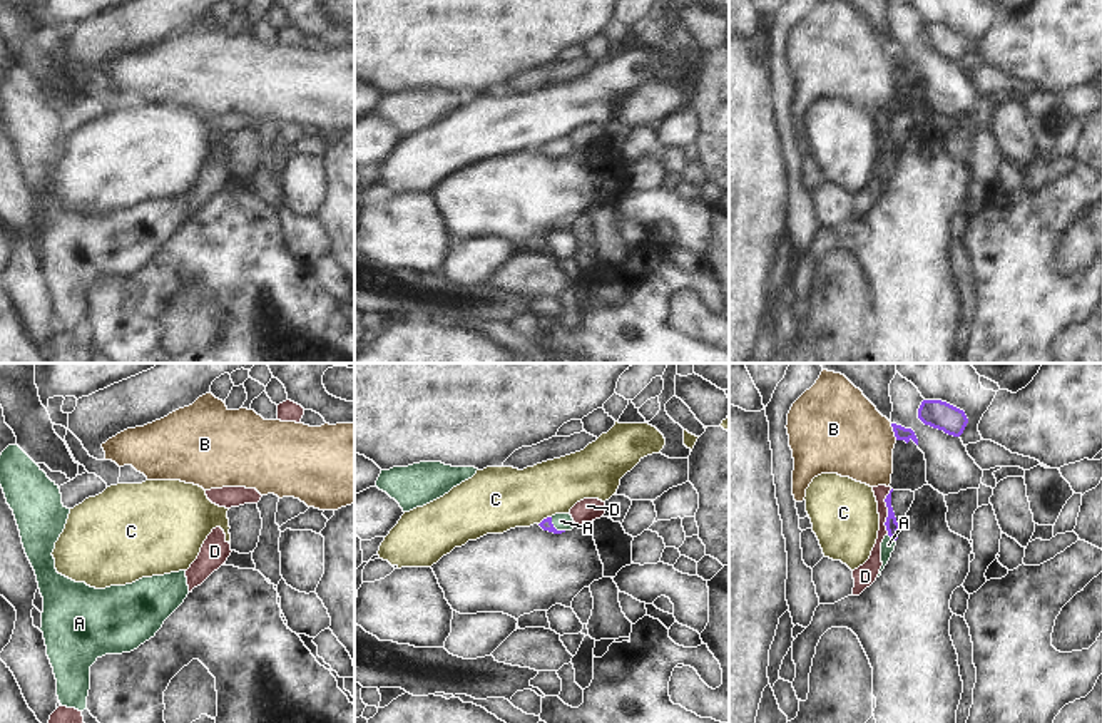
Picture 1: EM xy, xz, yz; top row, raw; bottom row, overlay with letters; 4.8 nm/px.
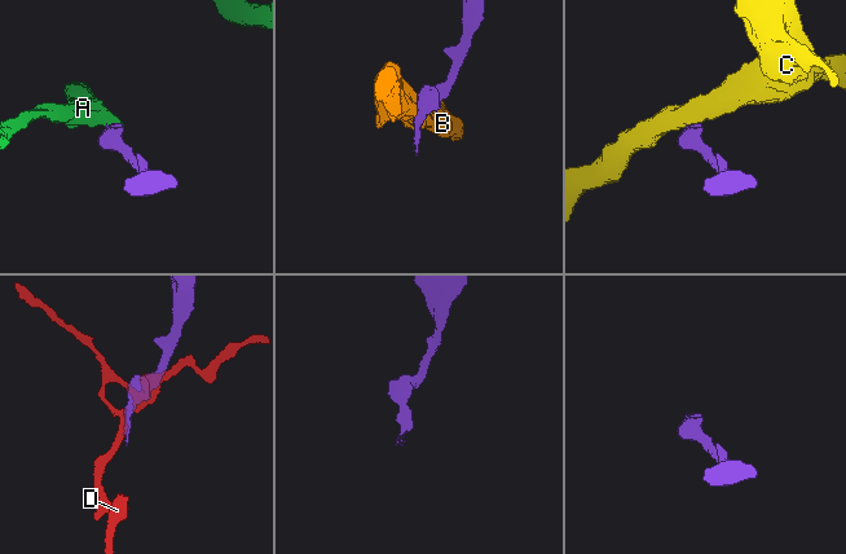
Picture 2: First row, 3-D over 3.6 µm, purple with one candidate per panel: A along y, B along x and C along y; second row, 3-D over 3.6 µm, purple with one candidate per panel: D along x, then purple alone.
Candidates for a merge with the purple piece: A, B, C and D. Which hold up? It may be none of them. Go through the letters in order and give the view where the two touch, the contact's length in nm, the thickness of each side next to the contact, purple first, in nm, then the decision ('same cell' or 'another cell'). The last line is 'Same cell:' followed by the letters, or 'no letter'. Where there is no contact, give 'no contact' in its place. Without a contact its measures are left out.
A: contact in xz; length 100 nm; calibres 60 and 80 nm; same cell
B: contact in yz; length 90 nm; calibres 60 and 400 nm; another cell
C: contact in xz; length 80 nm; calibres 60 and 320 nm; another cell
D: contact in yz; length 220 nm; calibres 60 and 60 nm; another cell
Same cell: A

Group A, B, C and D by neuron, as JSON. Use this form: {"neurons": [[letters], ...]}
{"neurons": [["A"], ["B"], ["C"], ["D"]]}

